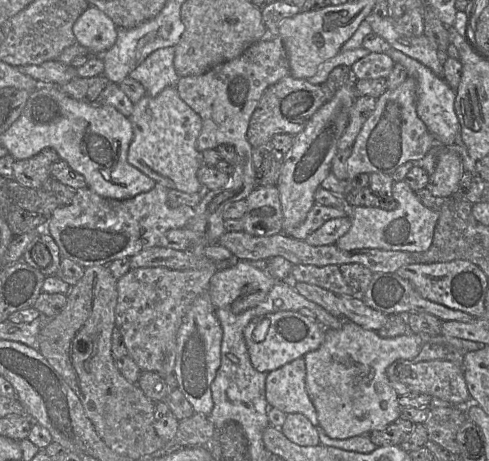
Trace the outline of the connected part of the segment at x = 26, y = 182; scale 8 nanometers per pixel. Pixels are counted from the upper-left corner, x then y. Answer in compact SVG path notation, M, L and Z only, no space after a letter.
M46 148L30 158L15 160L14 179L25 187L40 188L51 177L51 167L59 159L54 149Z

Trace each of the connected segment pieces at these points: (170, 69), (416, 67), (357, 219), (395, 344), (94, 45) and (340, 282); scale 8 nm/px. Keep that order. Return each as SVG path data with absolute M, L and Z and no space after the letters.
M173 46L152 52L128 77L140 82L148 96L155 97L166 87L176 87L179 76L174 68Z
M391 47L386 54L393 60L394 64L402 65L409 77L416 80L417 115L425 123L436 142L443 146L455 146L456 136L460 132L460 123L454 106L456 91L448 85L443 77L435 75L430 68L407 56L403 52Z
M404 180L394 182L392 198L396 202L396 207L392 210L363 206L348 208L351 227L336 241L335 245L345 251L381 249L409 253L426 252L433 242L435 227L439 219L438 210L424 206L416 192Z
M345 320L338 329L325 329L324 341L316 350L303 356L306 367L305 387L313 403L319 426L332 439L347 439L381 430L400 418L399 396L389 381L386 370L396 360L412 360L421 351L424 337L413 332L381 338L377 332L367 330L356 323Z
M89 6L73 25L76 42L87 48L91 56L101 56L116 42L117 26L102 11L95 6Z
M294 265L290 273L292 284L296 282L312 284L333 292L337 296L359 296L344 280L337 265L317 267Z

